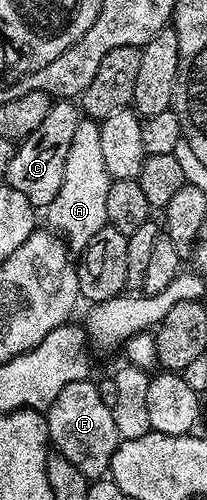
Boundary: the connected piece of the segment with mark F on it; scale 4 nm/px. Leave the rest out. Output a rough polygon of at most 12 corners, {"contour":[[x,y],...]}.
{"contour":[[71,382],[46,411],[48,441],[89,480],[122,441],[96,382]]}

